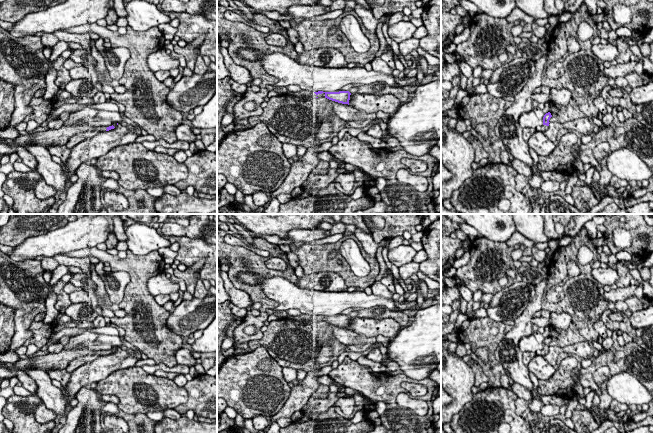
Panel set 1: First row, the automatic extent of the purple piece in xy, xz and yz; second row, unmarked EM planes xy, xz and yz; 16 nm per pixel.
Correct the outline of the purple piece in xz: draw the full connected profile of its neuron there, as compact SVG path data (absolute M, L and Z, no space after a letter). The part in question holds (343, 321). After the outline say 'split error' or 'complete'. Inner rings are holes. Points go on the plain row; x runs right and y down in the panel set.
M300 314L299 316L291 316L288 318L289 320L303 325L308 325L316 321L325 321L329 324L342 327L342 328L348 328L350 324L351 317L349 315L339 315L339 316L311 316L308 314Z | split error

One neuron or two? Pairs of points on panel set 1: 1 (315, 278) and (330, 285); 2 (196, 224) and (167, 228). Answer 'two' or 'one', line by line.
1: one
2: one

